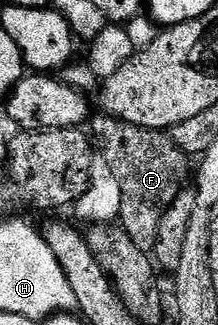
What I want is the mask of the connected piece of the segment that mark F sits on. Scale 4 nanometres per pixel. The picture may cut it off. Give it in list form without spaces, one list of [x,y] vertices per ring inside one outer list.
[[[98,116],[90,118],[89,133],[101,159],[109,163],[113,175],[117,175],[117,183],[121,183],[118,224],[127,232],[129,239],[133,239],[135,246],[150,254],[161,227],[161,215],[169,211],[179,192],[188,188],[193,173],[192,166],[191,169],[187,166],[189,158],[181,151],[181,147],[173,143],[170,132],[130,125],[120,117]]]

